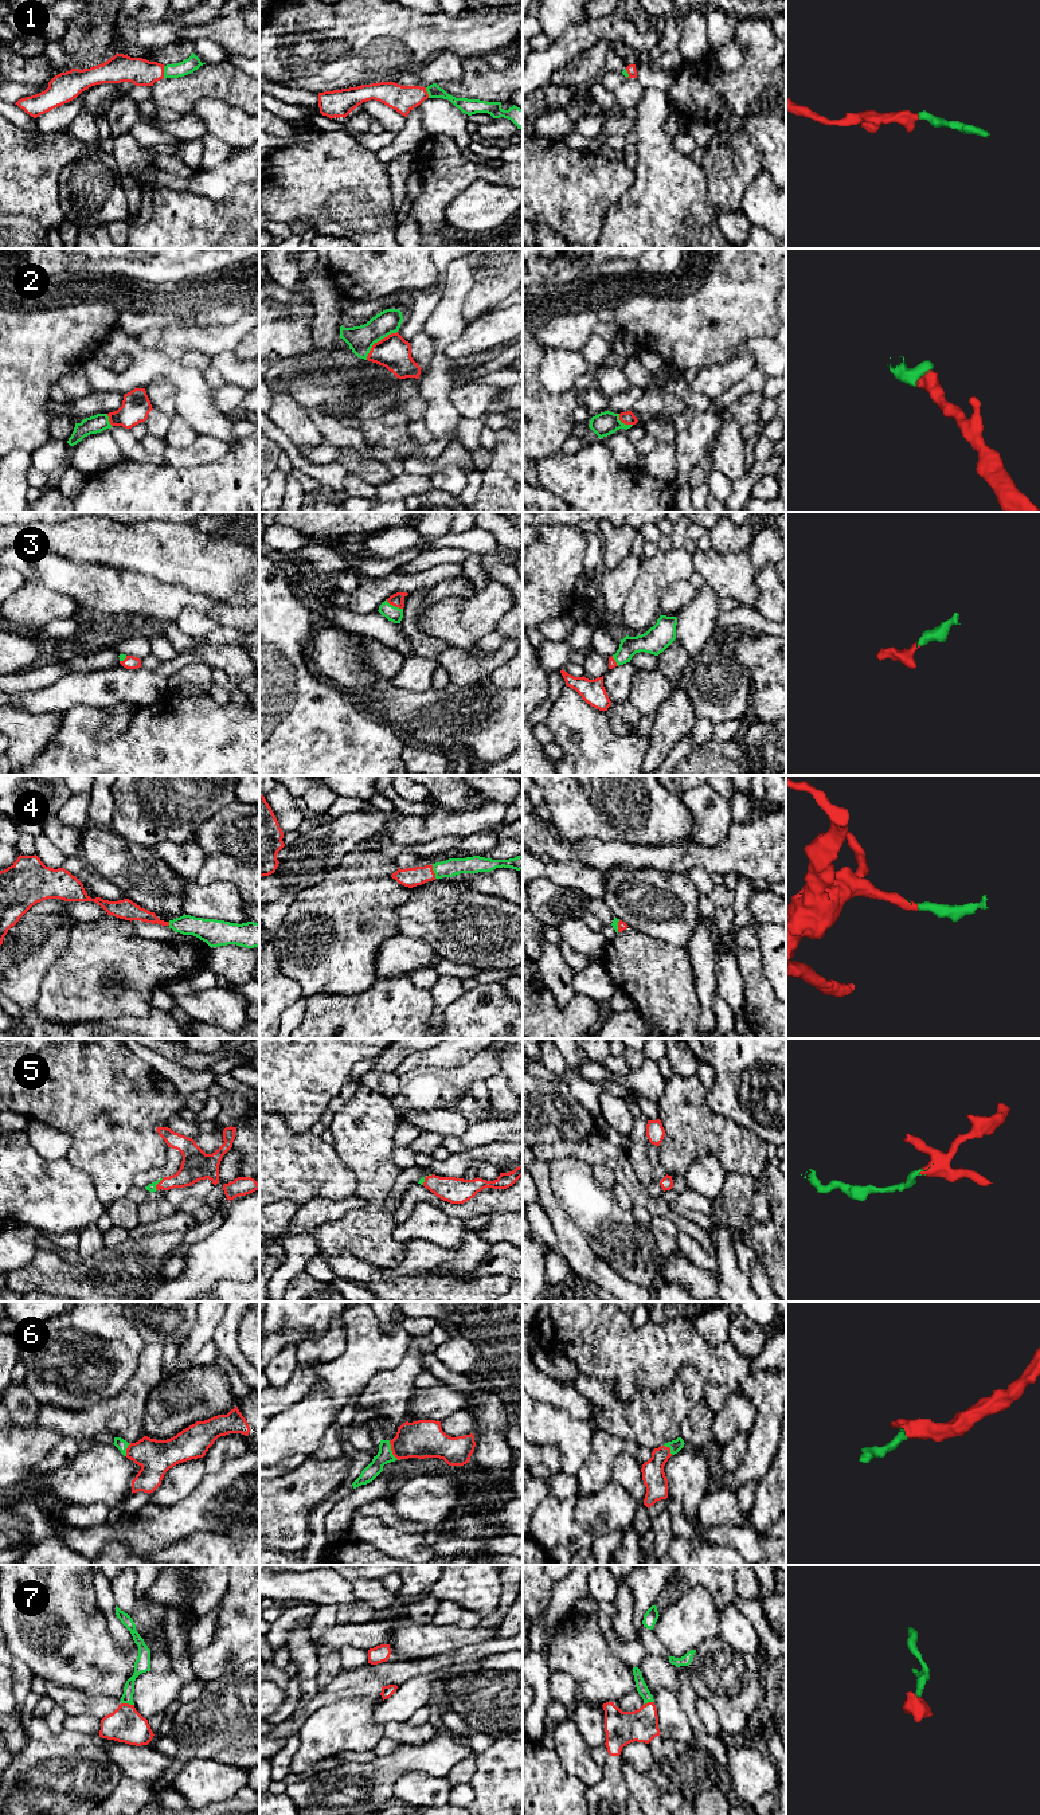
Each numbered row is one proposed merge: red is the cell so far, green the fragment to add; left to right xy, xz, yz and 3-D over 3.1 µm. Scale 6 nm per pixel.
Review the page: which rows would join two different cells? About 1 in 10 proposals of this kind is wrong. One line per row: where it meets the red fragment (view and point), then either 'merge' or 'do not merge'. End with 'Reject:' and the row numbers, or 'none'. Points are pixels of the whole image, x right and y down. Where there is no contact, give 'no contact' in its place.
1: meets red in xy at (163, 71); merge
2: meets red in xz at (378, 341); merge
3: meets red in xz at (394, 605); merge
4: meets red in xz at (433, 872); merge
5: meets red in xy at (157, 1184); merge
6: meets red in xz at (391, 1450); merge
7: meets red in xy at (128, 1704); merge
Reject: none

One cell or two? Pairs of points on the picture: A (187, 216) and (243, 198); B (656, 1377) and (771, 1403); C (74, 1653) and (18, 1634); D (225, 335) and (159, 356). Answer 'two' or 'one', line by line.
A: one
B: one
C: one
D: two

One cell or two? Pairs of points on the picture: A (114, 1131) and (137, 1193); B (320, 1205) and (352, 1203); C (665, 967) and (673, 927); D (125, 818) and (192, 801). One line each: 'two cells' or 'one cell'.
A: two cells
B: one cell
C: two cells
D: one cell

